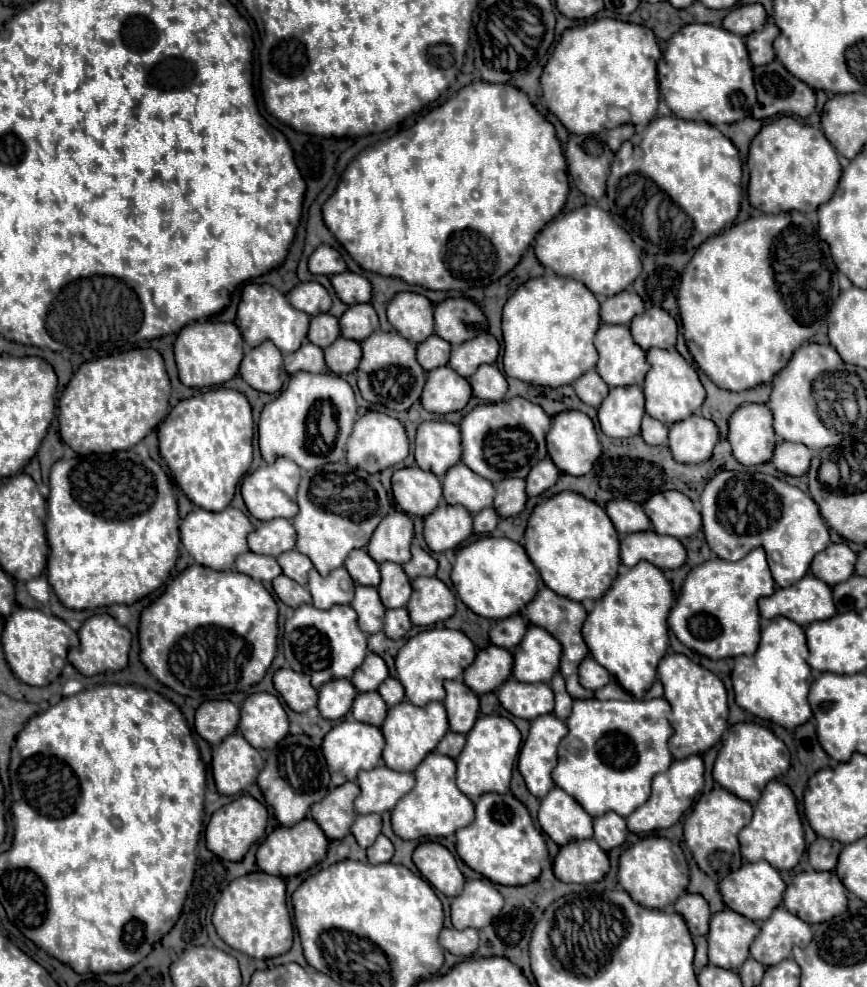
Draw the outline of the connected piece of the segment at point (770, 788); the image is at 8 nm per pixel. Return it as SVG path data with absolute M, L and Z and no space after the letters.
M769 781L765 785L761 799L753 807L751 823L745 825L739 833L739 845L741 845L741 855L751 863L765 859L779 871L793 869L799 863L805 851L805 835L803 835L799 811L795 805L795 797L787 785L779 781Z

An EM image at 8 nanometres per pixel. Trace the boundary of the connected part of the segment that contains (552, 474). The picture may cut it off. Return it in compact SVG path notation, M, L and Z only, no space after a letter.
M549 457L543 459L541 463L537 463L537 467L533 467L533 471L525 479L525 483L527 483L527 495L529 497L541 495L543 491L547 491L549 487L555 485L557 477L559 477L559 471L553 465L553 461Z

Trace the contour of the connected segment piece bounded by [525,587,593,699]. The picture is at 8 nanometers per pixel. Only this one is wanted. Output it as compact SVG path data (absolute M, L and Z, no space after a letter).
M541 587L537 597L527 603L525 607L525 615L529 619L529 623L537 625L537 627L543 627L545 631L549 631L549 635L553 635L559 643L561 643L561 665L559 665L559 671L561 675L565 677L565 683L567 683L567 691L573 699L587 699L587 697L593 697L593 693L585 687L579 685L577 681L577 667L581 663L581 659L585 659L589 655L589 649L583 641L583 635L581 635L581 627L583 627L583 621L587 617L587 611L583 609L581 603L577 601L571 601L571 599L565 599L557 593L553 593L549 587Z

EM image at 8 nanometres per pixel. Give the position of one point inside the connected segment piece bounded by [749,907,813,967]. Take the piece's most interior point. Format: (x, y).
(782, 931)

